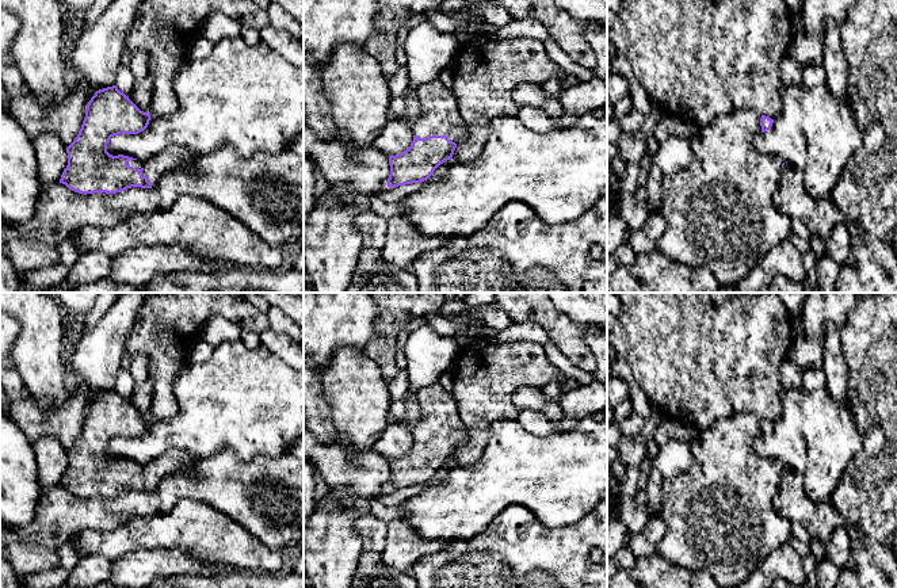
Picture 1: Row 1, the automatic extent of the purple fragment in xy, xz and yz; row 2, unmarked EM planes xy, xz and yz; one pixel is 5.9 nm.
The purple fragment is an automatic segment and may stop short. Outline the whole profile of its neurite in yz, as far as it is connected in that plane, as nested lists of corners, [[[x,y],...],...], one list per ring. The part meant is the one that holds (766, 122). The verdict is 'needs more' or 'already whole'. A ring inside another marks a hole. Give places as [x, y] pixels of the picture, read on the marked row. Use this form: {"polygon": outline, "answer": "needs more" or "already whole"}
{"polygon": [[[736,110],[729,115],[715,118],[709,126],[699,127],[698,137],[691,140],[692,160],[688,167],[677,173],[664,176],[660,214],[667,222],[667,229],[657,241],[656,248],[667,257],[694,268],[707,268],[721,286],[737,285],[743,280],[755,264],[774,247],[789,238],[791,233],[791,218],[779,213],[772,205],[772,194],[776,188],[785,163],[774,154],[763,154],[756,148],[756,137],[771,129],[774,119],[762,115],[755,110]]], "answer": "needs more"}

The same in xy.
{"polygon": [[[117,85],[95,92],[85,108],[85,118],[75,141],[66,148],[68,165],[64,169],[60,183],[79,194],[117,194],[131,187],[154,188],[159,179],[167,172],[182,167],[192,168],[195,153],[184,146],[169,146],[159,156],[140,161],[137,159],[107,152],[107,144],[118,134],[138,134],[144,131],[150,121],[148,112],[141,111]]], "answer": "needs more"}

